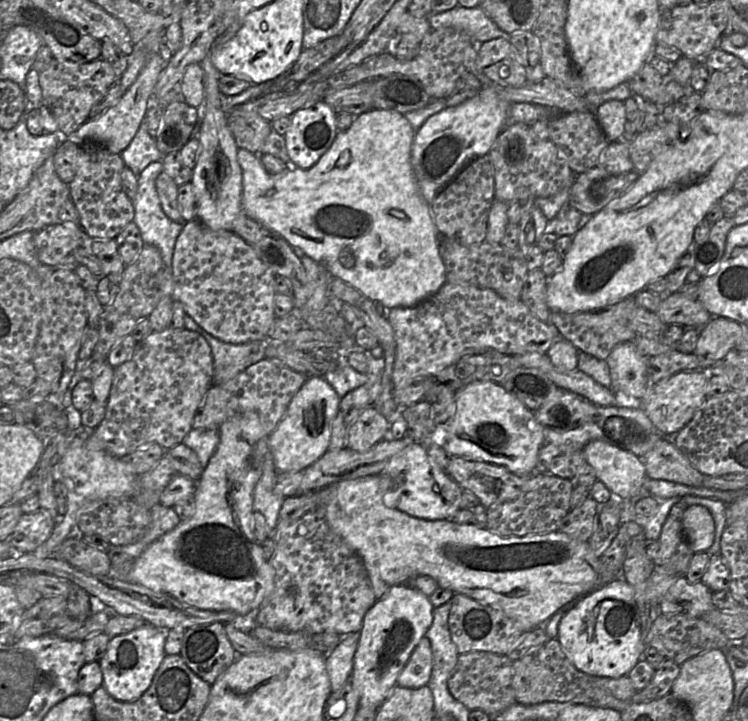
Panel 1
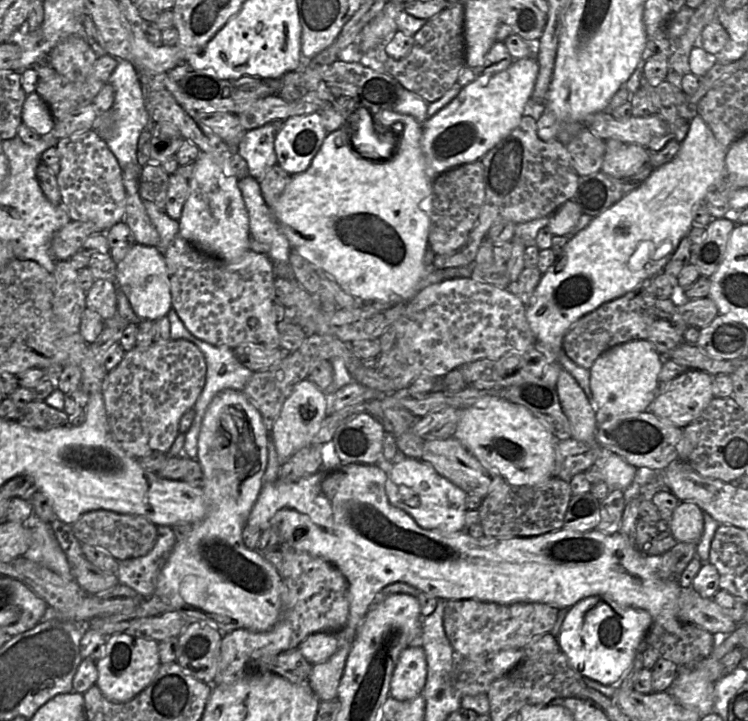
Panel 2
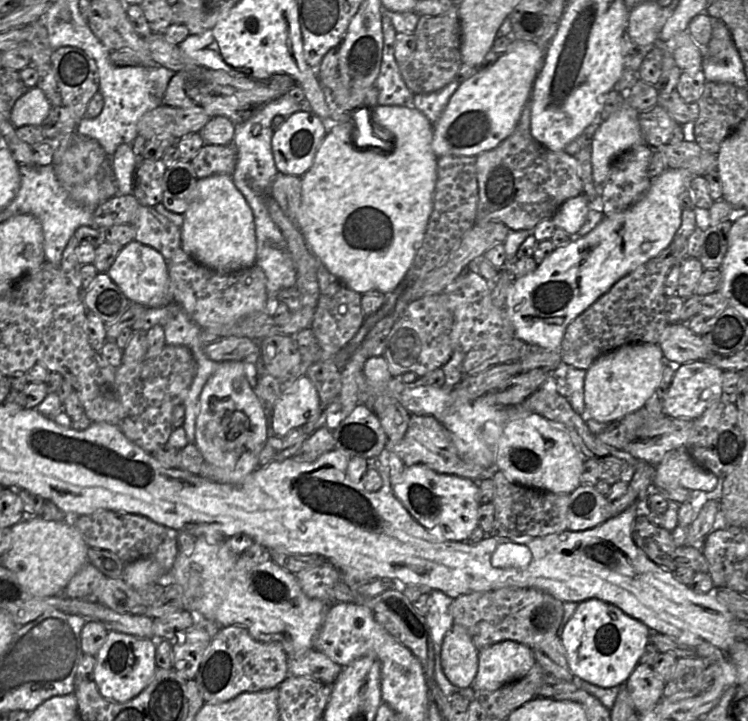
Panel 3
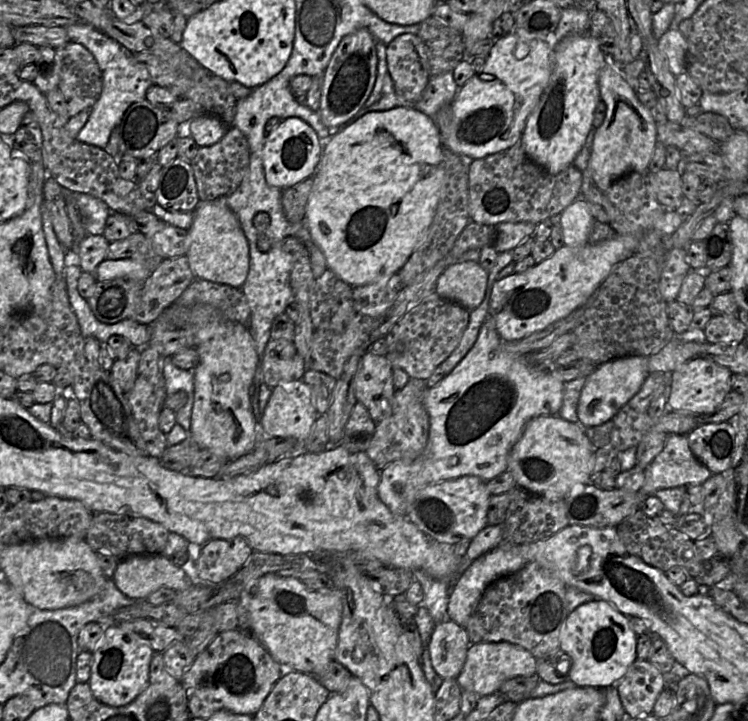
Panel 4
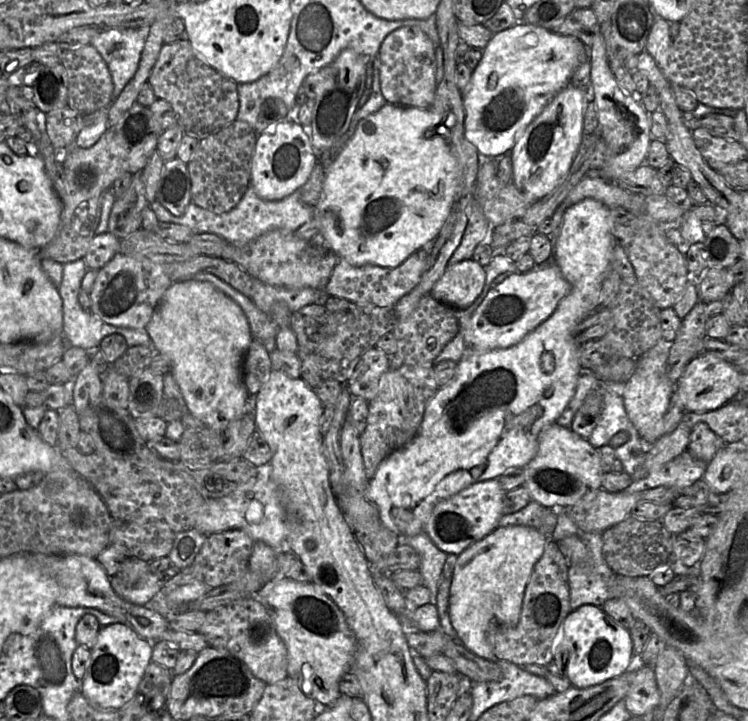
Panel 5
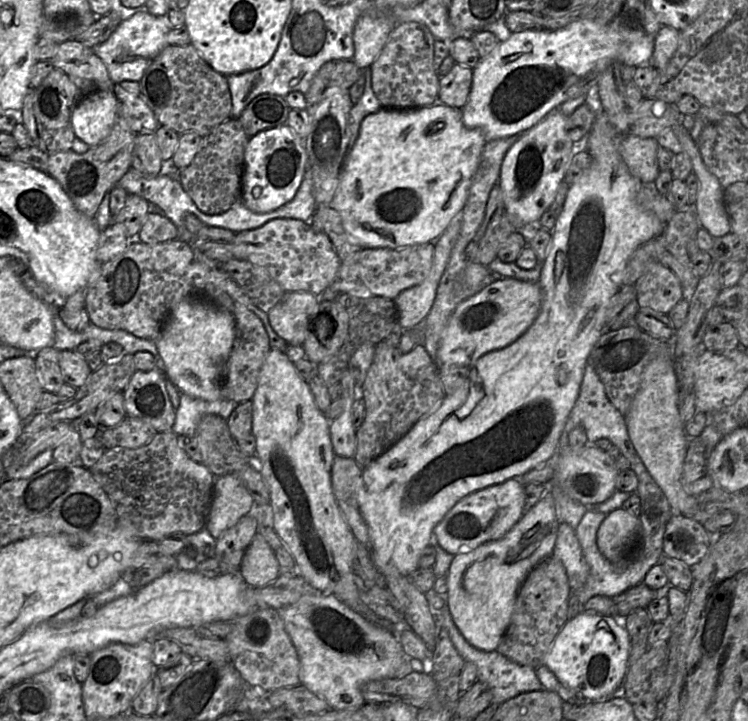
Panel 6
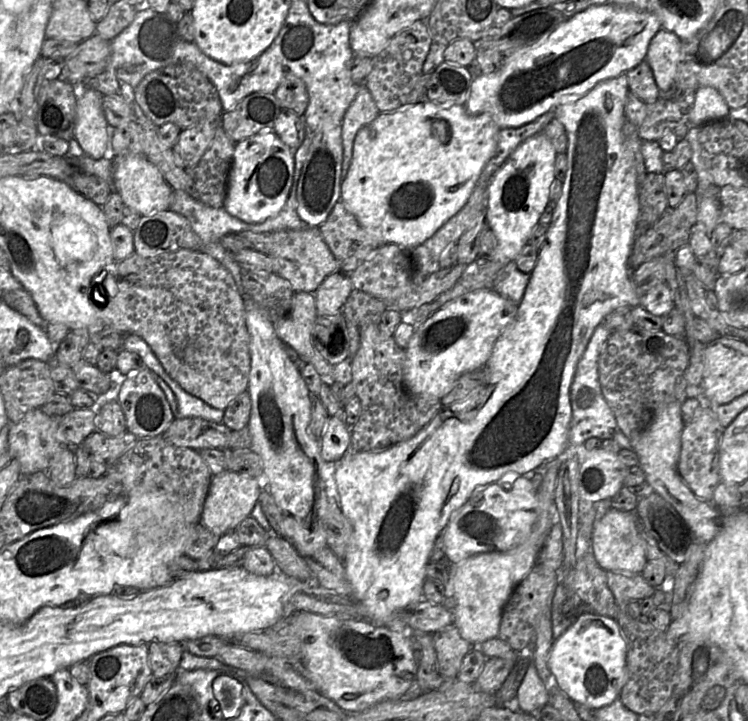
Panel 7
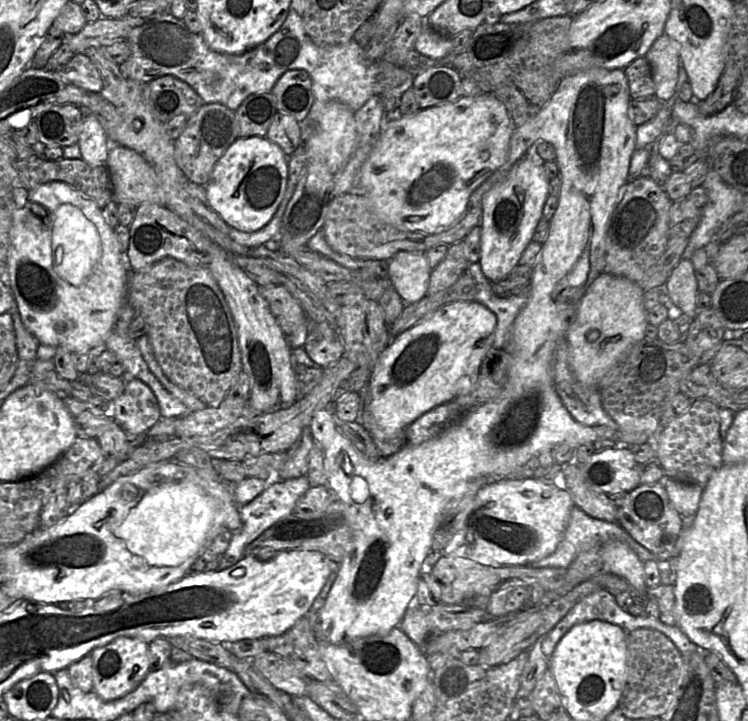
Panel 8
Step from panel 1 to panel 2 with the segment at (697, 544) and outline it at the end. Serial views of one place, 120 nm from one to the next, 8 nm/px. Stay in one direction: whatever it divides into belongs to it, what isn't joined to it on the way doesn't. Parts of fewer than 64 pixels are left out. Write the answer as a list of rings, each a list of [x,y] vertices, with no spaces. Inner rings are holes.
[[[680,501],[670,519],[670,533],[677,543],[697,544],[704,531],[704,518],[701,508],[689,501]]]

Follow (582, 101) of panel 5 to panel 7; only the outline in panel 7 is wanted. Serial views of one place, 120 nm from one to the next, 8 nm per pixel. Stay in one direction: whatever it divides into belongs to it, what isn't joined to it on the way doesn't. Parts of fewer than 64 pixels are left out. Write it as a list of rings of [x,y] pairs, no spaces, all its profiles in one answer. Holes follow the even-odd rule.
[[[540,132],[523,141],[495,173],[488,187],[483,215],[487,228],[497,238],[497,247],[490,262],[505,267],[515,261],[529,242],[550,200],[550,190],[555,179],[556,156],[557,152],[550,139]]]

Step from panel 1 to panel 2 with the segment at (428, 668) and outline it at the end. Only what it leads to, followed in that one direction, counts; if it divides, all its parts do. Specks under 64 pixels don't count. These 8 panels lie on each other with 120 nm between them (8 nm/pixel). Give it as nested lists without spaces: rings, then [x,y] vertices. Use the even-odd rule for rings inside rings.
[[[410,645],[405,648],[392,675],[390,697],[407,701],[422,695],[427,673],[427,659],[423,646]]]

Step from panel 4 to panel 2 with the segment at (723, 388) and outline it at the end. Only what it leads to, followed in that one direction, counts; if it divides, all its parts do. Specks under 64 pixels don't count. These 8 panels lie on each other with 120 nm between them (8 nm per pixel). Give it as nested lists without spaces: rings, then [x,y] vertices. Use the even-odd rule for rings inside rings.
[[[688,369],[658,390],[649,409],[680,428],[693,422],[714,398],[714,377],[699,369]]]

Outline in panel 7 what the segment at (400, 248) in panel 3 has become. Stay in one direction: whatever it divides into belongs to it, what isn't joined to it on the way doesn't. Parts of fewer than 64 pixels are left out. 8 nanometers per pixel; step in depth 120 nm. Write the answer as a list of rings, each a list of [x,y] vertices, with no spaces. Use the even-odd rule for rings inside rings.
[[[421,101],[406,108],[382,112],[372,122],[363,126],[356,135],[352,161],[347,176],[342,181],[341,201],[356,217],[362,227],[381,245],[394,244],[404,249],[412,250],[432,238],[435,233],[468,202],[473,190],[479,182],[485,166],[496,152],[499,130],[500,128],[489,114],[482,113],[471,115],[467,112],[465,105],[455,103]]]

